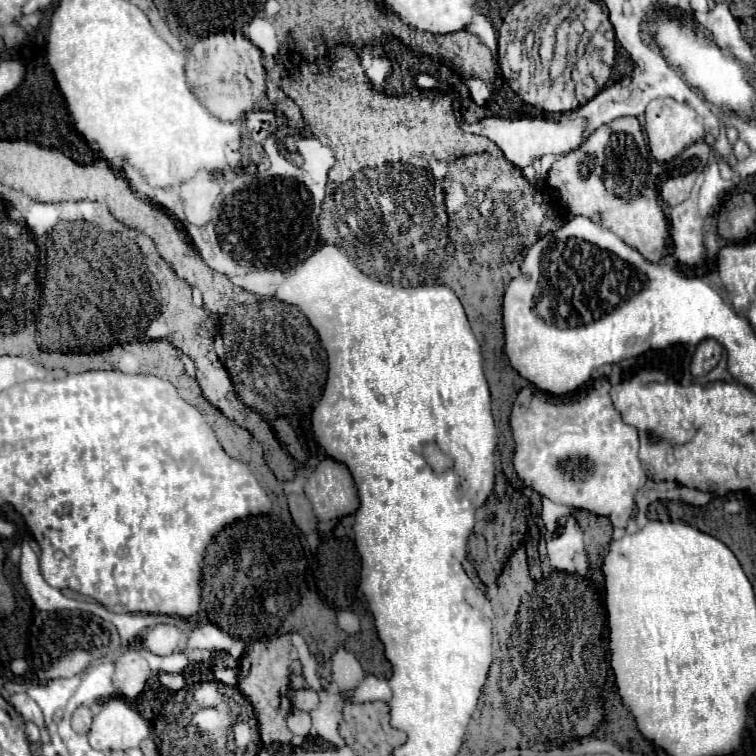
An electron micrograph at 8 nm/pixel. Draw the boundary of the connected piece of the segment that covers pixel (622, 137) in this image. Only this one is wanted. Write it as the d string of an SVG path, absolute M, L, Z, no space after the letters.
M619 117L593 131L581 147L563 155L549 171L554 206L560 215L583 216L613 231L647 261L657 263L665 255L667 221L659 207L657 177L661 165L651 157L635 117Z

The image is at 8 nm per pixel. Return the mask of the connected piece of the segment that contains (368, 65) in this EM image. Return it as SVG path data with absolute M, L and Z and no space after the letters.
M363 57L361 65L363 65L363 71L369 77L373 89L382 90L383 81L385 81L389 69L391 69L391 61L387 57L377 57L377 59Z

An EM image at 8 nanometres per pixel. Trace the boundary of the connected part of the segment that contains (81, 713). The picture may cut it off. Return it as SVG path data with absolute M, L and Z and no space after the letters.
M79 707L71 717L71 725L77 733L87 733L91 727L91 711L87 707Z

